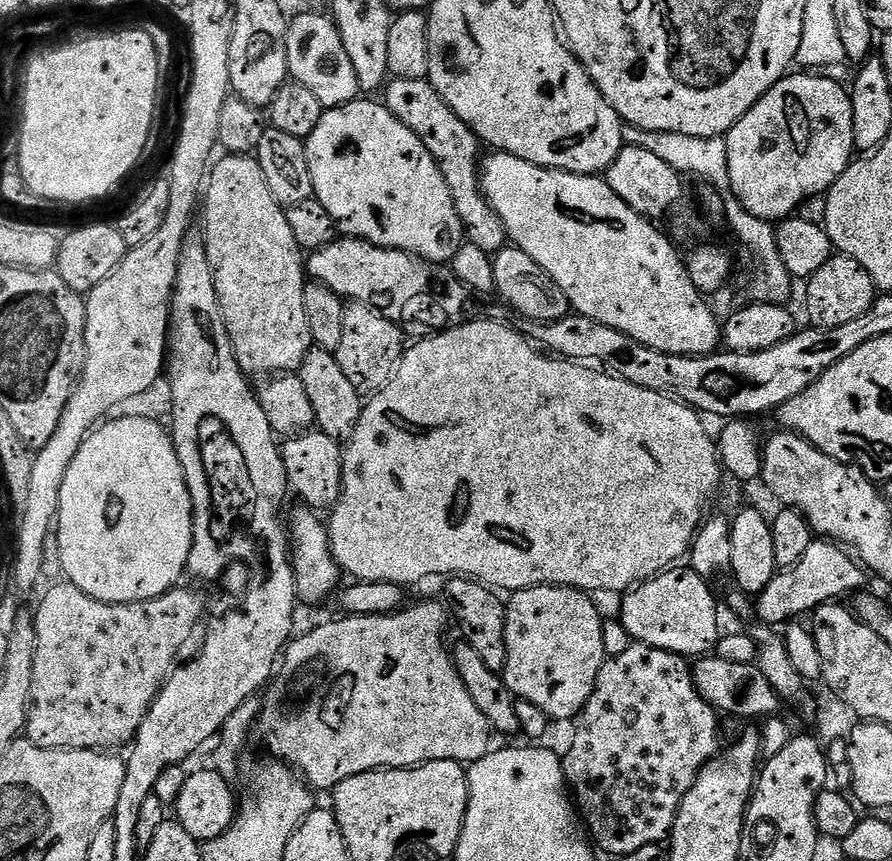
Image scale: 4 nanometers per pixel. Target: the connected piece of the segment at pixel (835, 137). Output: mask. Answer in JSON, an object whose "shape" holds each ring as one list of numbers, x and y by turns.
{"shape":[[789,74,773,86,747,114,729,130,728,173,738,202,763,220,787,220,811,196,825,195,833,182,854,159,854,110,849,89,843,83,817,74]]}

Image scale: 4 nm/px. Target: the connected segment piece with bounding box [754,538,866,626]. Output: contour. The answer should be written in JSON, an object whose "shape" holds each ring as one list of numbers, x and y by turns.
{"shape":[[823,538,813,539,810,550,802,554,802,562,793,568,777,571,776,577,755,597,756,612,759,623,769,626,784,626,800,618,800,615,811,614,817,608,829,602,839,601,859,593,865,587,863,567,841,545]]}

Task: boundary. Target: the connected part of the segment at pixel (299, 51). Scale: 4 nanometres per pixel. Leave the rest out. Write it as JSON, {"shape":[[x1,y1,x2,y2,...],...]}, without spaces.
{"shape":[[304,12,296,17,293,15,288,25,286,50,288,51,289,77,295,83,307,86,318,98,318,102,324,104,325,109,348,104,361,95,358,76,354,74,354,65,350,63,350,57,346,54,346,46,342,46,342,34,338,34,338,26,333,22,331,15,324,13,323,16,320,12]]}

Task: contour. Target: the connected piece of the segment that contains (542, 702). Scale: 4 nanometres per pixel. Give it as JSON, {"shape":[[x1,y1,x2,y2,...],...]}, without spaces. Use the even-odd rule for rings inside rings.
{"shape":[[543,584,513,592,506,600,506,666,502,673,504,684,517,700,525,700,538,706,549,721,568,720,579,717,594,690,594,682,602,670,606,655,604,652,603,626,605,617,600,617,591,595,579,592,577,588,559,584]]}

